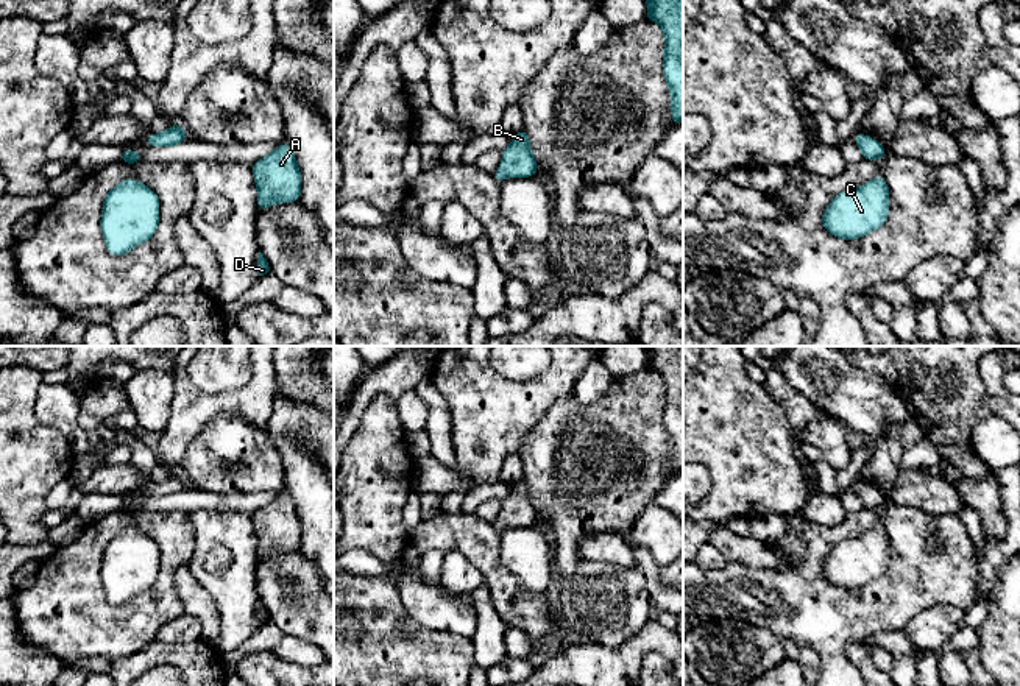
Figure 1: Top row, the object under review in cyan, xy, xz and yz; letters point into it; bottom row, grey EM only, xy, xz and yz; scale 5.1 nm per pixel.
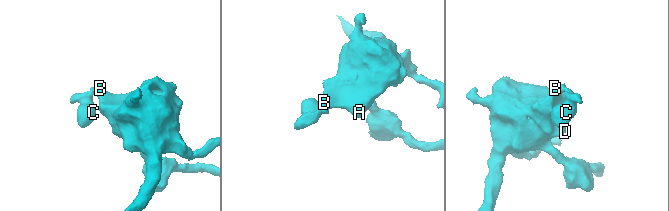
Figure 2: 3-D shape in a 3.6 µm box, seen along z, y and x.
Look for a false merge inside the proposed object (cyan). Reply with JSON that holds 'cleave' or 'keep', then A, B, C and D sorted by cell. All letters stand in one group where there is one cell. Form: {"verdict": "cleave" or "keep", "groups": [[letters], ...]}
{"verdict": "keep", "groups": [["A", "B", "C", "D"]]}

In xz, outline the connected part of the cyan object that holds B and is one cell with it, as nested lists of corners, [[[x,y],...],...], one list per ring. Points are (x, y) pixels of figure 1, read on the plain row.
[[[526,479],[513,483],[512,493],[502,499],[502,510],[499,519],[493,522],[498,535],[504,532],[505,525],[529,527],[537,525],[537,510],[530,499],[530,490]]]

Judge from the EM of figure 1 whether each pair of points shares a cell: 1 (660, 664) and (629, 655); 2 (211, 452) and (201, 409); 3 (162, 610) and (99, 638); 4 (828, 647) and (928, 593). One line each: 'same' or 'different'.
1: different
2: different
3: same
4: same

